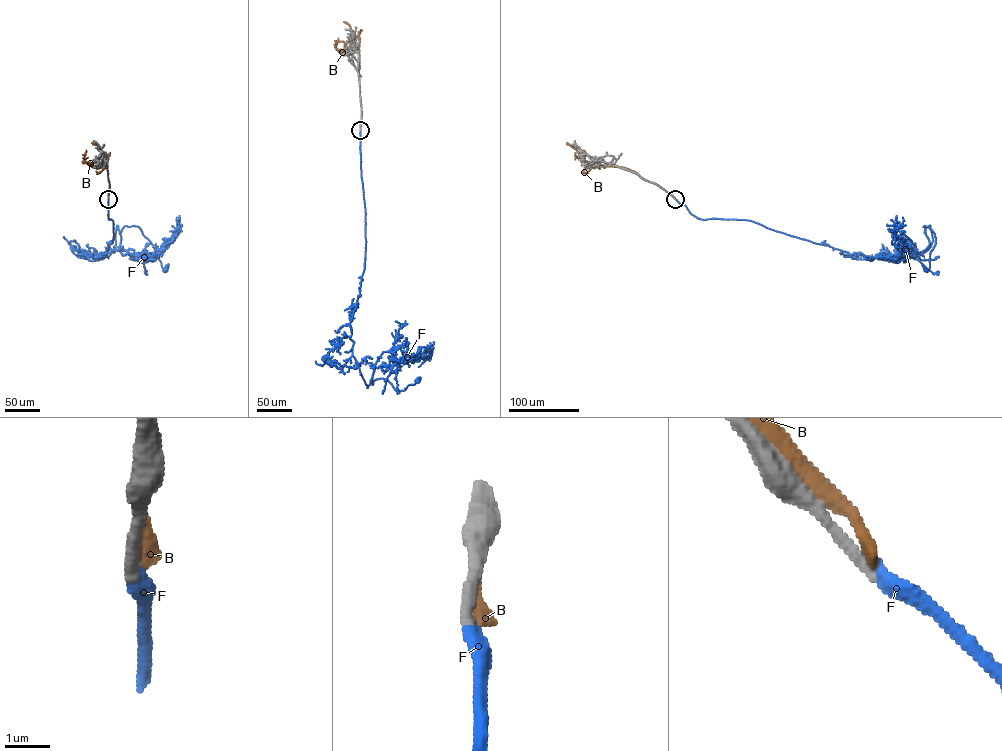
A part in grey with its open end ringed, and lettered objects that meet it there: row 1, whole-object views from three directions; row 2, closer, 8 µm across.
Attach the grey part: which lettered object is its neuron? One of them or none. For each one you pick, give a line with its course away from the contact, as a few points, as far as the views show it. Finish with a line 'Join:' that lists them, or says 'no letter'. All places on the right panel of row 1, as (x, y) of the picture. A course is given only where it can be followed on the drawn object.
F: it runs (675, 199), (700, 219), (750, 220), (856, 259), (922, 254), (929, 225), (925, 270)
Join: F

